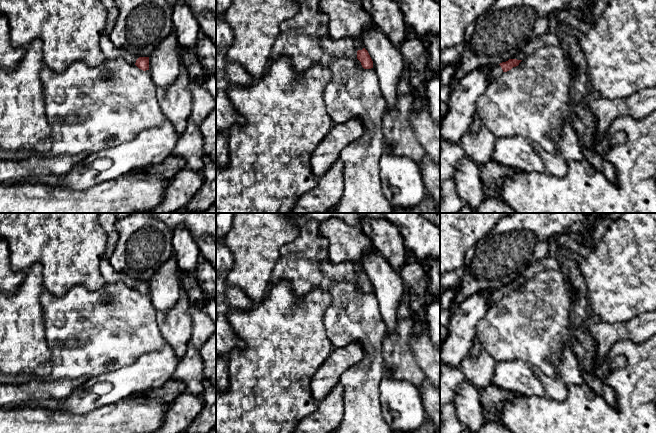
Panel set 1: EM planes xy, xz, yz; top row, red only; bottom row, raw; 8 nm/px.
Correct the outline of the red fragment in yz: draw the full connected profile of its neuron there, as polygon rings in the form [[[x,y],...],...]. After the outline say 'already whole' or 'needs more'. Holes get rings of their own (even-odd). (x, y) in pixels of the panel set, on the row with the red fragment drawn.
[[[509,59],[506,62],[502,62],[499,65],[495,65],[492,67],[491,73],[490,73],[490,79],[495,80],[498,78],[503,72],[507,72],[511,70],[513,67],[516,67],[519,65],[519,63],[522,60],[517,59]]]; needs more

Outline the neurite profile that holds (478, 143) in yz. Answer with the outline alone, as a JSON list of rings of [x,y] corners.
[[[476,113],[471,127],[460,139],[459,144],[465,152],[465,157],[482,166],[492,159],[496,142],[497,138]]]

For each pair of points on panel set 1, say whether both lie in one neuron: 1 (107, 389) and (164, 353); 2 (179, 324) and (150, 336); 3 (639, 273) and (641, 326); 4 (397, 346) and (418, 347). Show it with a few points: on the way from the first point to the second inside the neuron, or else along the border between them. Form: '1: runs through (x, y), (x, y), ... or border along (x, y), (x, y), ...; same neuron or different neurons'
1: runs through (121, 383), (139, 378), (150, 367); same neuron
2: border along (158, 326), (166, 343); different neurons
3: border along (645, 311), (619, 322); different neurons
4: border along (412, 336), (411, 351), (420, 369); different neurons

